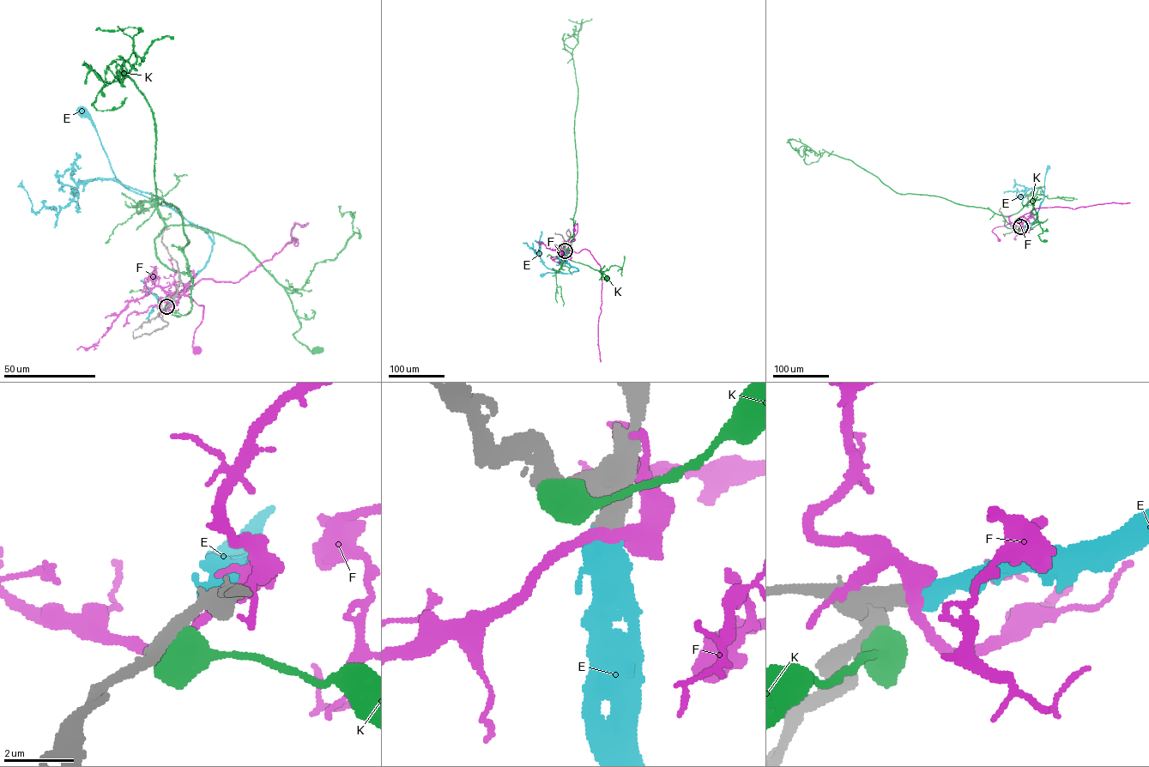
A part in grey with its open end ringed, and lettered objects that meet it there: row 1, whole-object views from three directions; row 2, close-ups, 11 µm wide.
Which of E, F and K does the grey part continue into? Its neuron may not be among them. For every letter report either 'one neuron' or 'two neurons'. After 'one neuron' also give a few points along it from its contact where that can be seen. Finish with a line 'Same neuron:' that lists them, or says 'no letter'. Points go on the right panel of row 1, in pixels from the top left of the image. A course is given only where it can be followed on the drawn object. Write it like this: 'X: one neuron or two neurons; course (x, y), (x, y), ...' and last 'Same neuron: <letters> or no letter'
E: one neuron; course (1020, 226), (1033, 223), (1037, 218), (1043, 199), (1048, 167)
F: two neurons
K: two neurons
Same neuron: E

